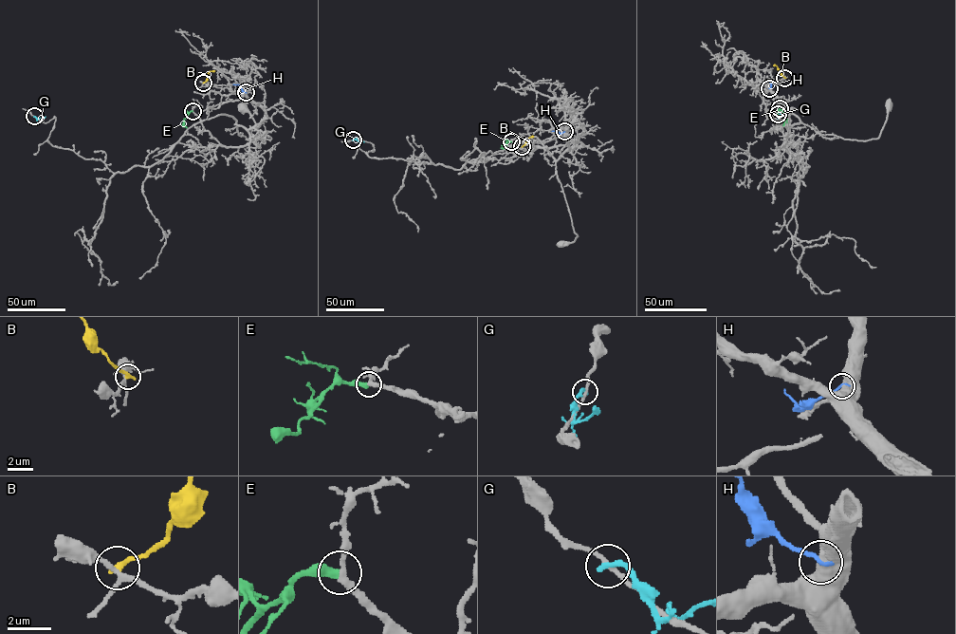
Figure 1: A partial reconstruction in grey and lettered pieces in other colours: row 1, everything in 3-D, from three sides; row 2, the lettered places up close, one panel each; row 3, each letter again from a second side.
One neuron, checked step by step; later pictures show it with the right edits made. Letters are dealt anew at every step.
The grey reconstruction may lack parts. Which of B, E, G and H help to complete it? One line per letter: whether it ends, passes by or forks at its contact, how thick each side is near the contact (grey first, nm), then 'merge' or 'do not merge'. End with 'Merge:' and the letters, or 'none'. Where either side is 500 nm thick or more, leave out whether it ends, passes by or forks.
B: it ends; calibres 190 and 320 nm; do not merge
E: it ends; calibres 300 and 440 nm; merge
G: it ends; calibres 190 and 280 nm; do not merge
H: calibres 650 and 220 nm; do not merge
Merge: E

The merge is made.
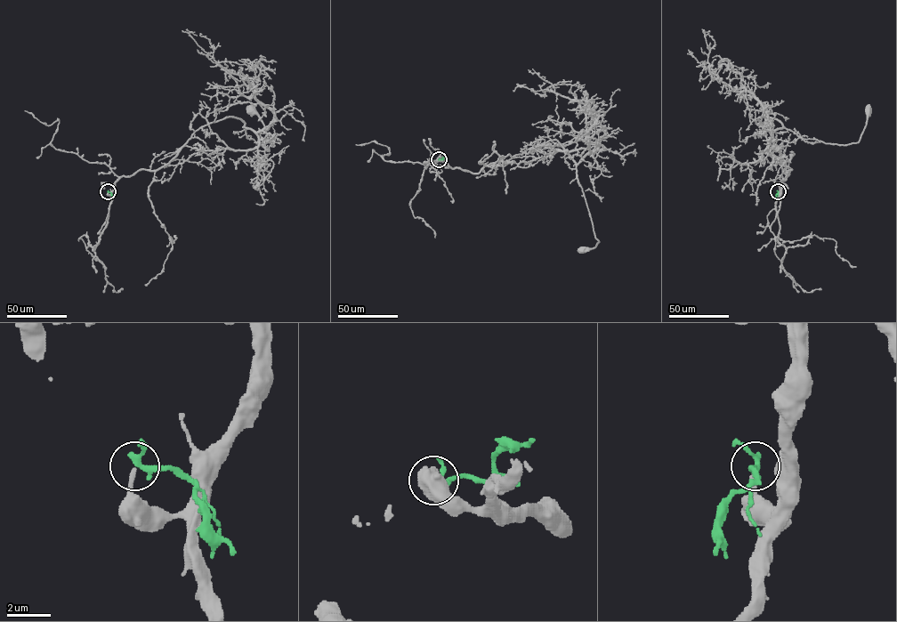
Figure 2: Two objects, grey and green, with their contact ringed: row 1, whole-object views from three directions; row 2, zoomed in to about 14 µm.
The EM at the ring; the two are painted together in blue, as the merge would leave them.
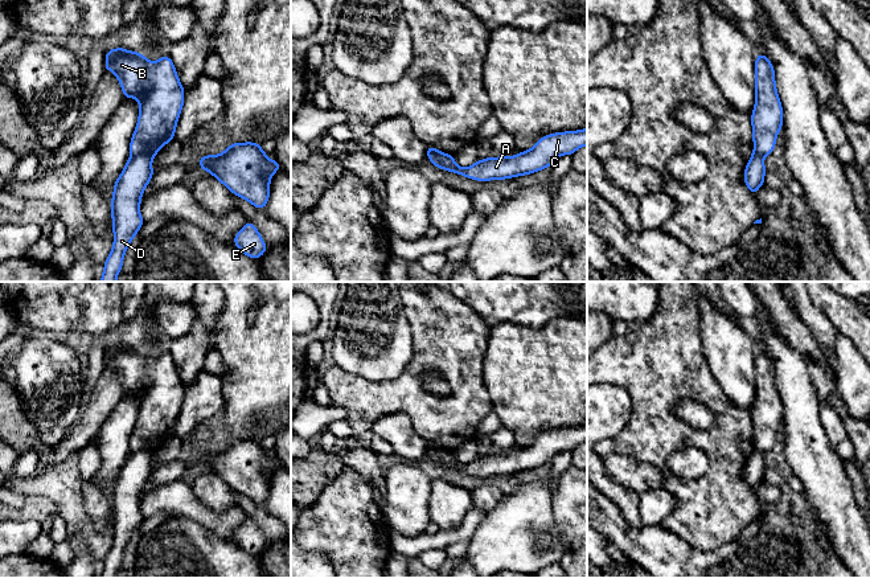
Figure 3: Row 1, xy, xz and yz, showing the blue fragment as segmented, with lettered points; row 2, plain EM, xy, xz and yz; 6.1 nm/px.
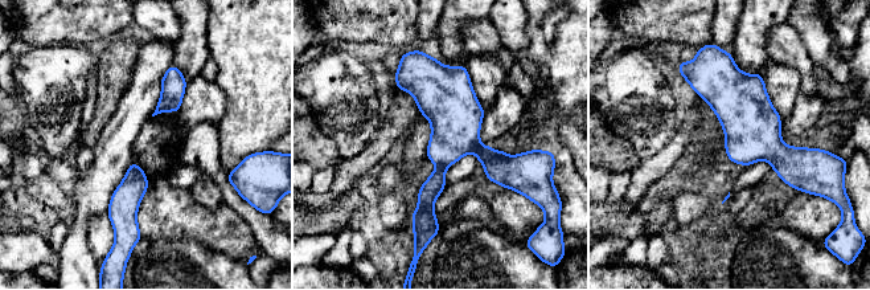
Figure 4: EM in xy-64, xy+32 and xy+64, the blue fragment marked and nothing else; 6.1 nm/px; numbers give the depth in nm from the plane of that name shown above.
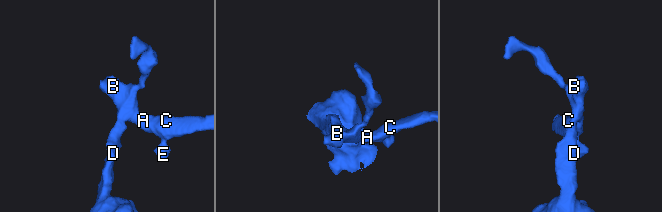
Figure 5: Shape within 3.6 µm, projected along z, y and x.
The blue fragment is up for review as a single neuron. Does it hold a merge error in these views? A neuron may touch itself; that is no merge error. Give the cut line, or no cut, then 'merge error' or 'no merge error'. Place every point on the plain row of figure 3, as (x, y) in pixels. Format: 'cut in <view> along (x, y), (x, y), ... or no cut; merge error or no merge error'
cut in xy along (131, 450), (152, 453); merge error

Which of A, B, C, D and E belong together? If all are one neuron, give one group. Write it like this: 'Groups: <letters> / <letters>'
Groups: A B C E / D

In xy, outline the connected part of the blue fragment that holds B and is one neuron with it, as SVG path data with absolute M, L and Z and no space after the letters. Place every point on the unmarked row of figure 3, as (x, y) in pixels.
M116 344L106 348L104 366L111 366L124 394L139 395L139 417L131 434L131 451L155 452L175 435L184 402L184 384L165 351L151 358L139 348Z

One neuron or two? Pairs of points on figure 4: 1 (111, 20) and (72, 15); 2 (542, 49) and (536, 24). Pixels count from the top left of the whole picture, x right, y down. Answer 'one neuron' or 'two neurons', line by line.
1: one neuron
2: one neuron

